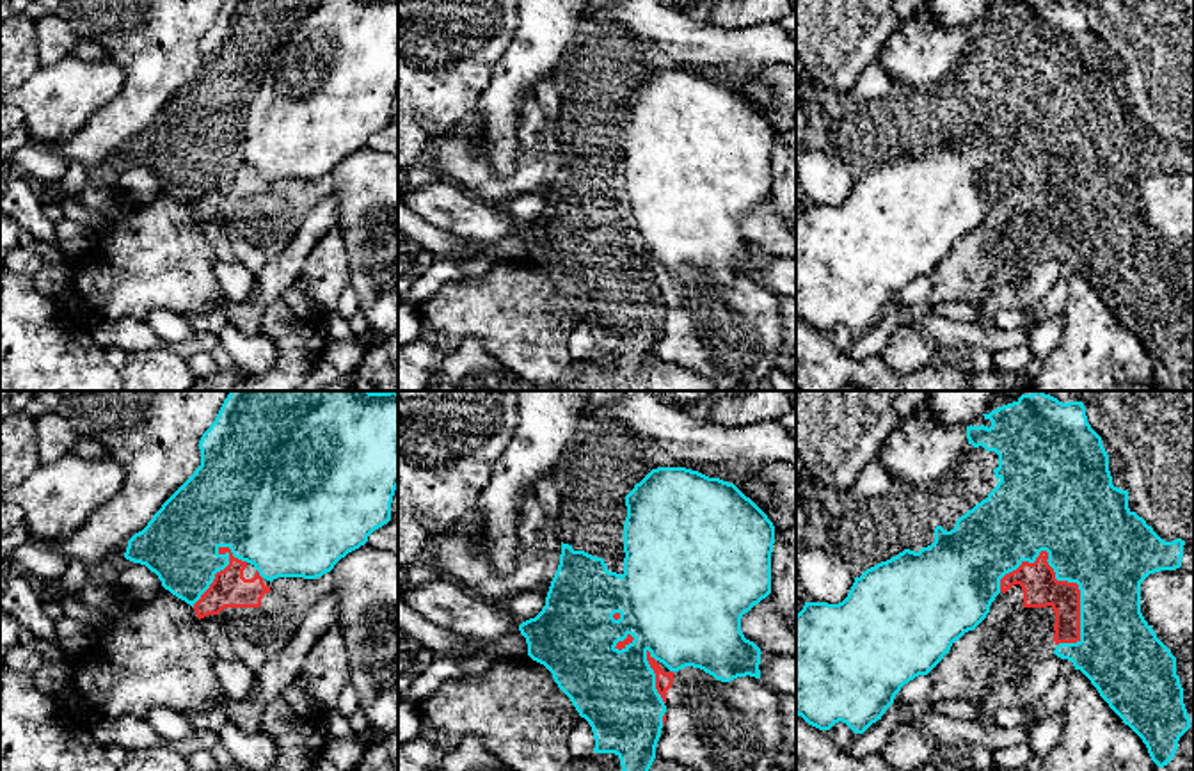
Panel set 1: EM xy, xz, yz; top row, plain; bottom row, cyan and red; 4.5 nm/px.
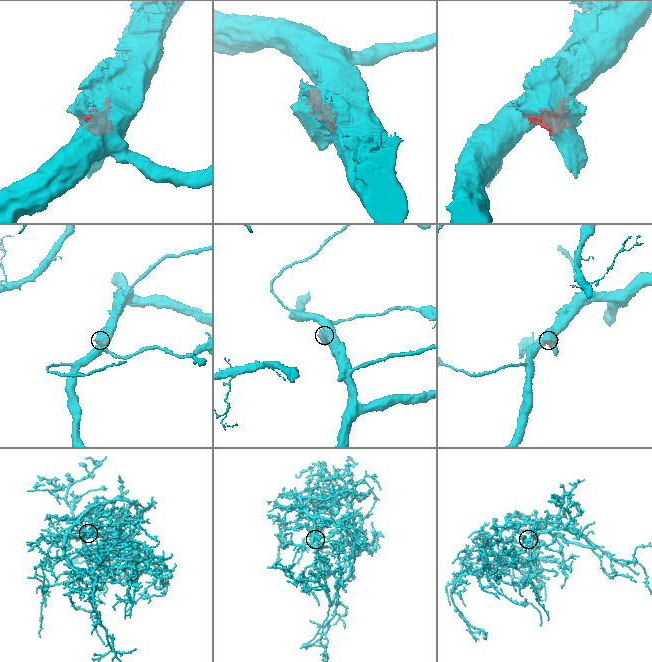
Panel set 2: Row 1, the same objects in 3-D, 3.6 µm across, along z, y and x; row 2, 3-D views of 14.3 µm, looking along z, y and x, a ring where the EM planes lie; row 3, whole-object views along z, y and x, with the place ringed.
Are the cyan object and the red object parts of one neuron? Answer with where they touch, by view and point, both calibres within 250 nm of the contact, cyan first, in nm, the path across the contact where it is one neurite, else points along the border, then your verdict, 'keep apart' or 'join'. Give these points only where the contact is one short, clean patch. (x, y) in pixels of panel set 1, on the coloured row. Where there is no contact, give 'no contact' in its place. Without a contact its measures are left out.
contact yz (1079, 588); calibres 420 and 160 nm; keep apart

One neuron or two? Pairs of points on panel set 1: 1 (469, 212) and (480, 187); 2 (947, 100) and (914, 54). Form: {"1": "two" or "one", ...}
{"1": "two", "2": "one"}

